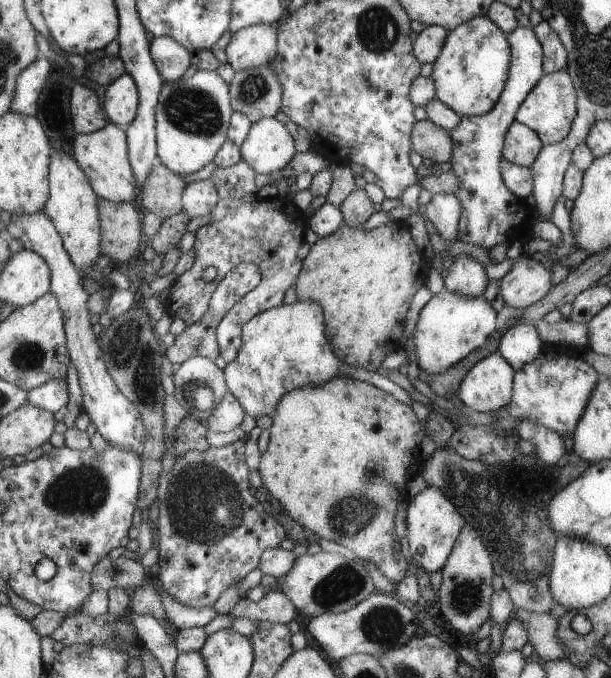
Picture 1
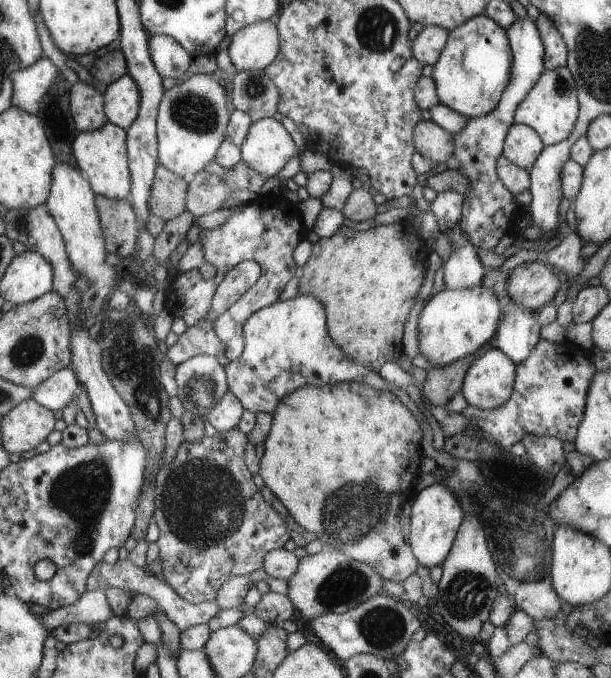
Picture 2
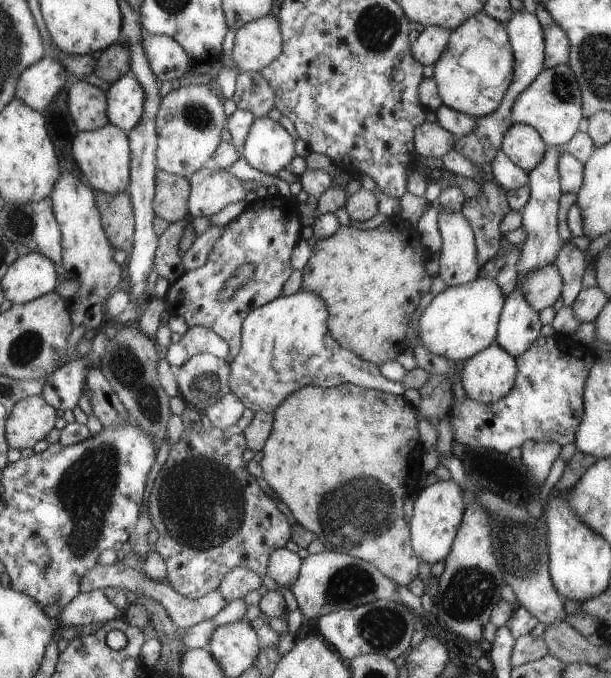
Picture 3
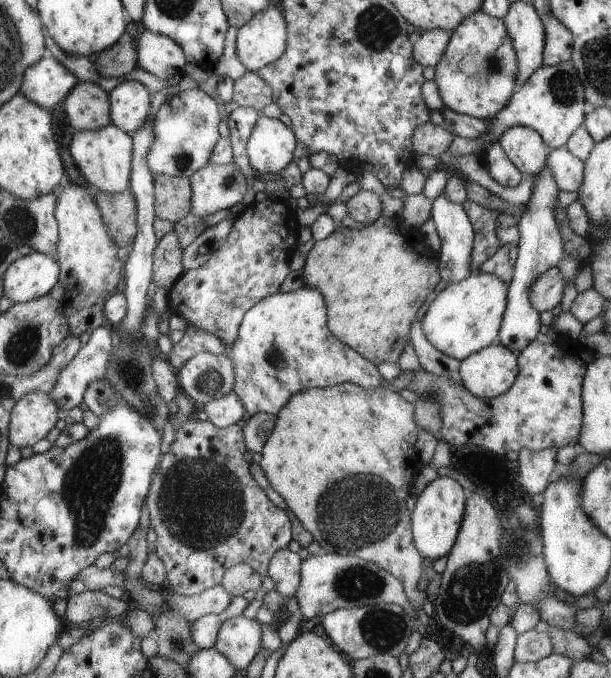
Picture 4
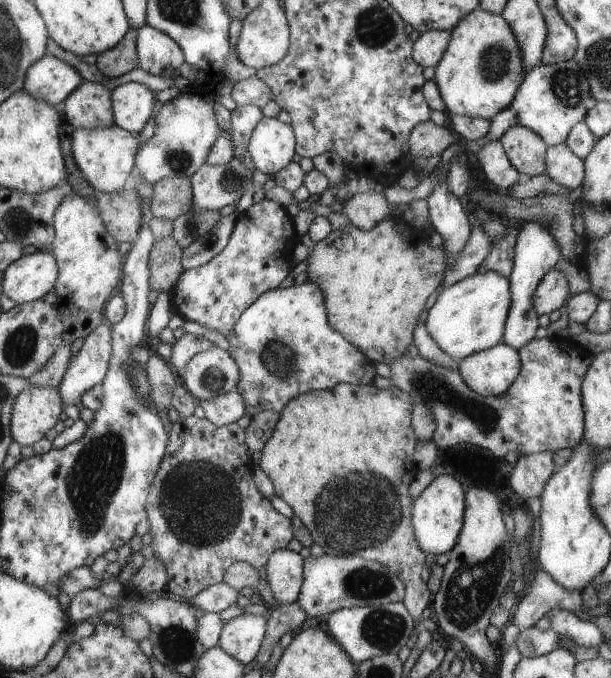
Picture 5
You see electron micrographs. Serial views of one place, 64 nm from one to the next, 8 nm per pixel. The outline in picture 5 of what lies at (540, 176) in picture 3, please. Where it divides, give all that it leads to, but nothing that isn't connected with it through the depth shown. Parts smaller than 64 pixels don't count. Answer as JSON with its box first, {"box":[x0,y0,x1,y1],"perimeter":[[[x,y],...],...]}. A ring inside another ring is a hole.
{"box":[502,221,562,351],"perimeter":[[[524,221],[519,228],[517,243],[515,246],[515,261],[509,280],[511,281],[511,306],[507,314],[507,322],[503,330],[502,343],[519,351],[535,338],[538,330],[539,313],[533,304],[533,296],[540,279],[548,271],[554,269],[558,261],[562,259],[560,247],[554,236],[548,231],[546,225],[540,222]]]}

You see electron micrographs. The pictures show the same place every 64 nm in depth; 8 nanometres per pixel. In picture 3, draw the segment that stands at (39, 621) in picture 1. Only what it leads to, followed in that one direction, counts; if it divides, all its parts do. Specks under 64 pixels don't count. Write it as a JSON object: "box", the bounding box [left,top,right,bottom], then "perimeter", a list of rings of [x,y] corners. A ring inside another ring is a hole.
{"box":[56,589,123,627],"perimeter":[[[103,589],[78,593],[56,617],[62,626],[82,627],[93,622],[103,623],[115,616],[123,616],[120,608],[106,598]]]}

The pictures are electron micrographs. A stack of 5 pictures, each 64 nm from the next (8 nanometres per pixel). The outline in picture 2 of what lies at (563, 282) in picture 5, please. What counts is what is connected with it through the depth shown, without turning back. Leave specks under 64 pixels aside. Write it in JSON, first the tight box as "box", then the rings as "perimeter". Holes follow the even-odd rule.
{"box":[507,261,561,310],"perimeter":[[[540,261],[524,262],[511,270],[507,291],[512,301],[528,310],[544,308],[552,302],[561,283],[551,265]]]}

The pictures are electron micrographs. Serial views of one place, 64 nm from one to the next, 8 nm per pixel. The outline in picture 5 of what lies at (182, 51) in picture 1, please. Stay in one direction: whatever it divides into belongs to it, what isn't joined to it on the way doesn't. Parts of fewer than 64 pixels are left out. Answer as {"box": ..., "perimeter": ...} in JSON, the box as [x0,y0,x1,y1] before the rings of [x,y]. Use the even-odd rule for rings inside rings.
{"box":[138,24,184,77],"perimeter":[[[148,24],[139,29],[138,55],[139,67],[162,77],[172,74],[184,64],[183,49],[171,36],[152,28]]]}

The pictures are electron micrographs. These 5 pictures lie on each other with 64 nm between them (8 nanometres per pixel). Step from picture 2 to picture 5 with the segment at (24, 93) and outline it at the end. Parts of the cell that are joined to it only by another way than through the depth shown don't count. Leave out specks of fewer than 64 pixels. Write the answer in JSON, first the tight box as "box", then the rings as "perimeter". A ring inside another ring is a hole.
{"box":[23,54,83,107],"perimeter":[[[49,54],[27,71],[23,89],[33,97],[56,107],[83,82],[80,73],[72,66]]]}

